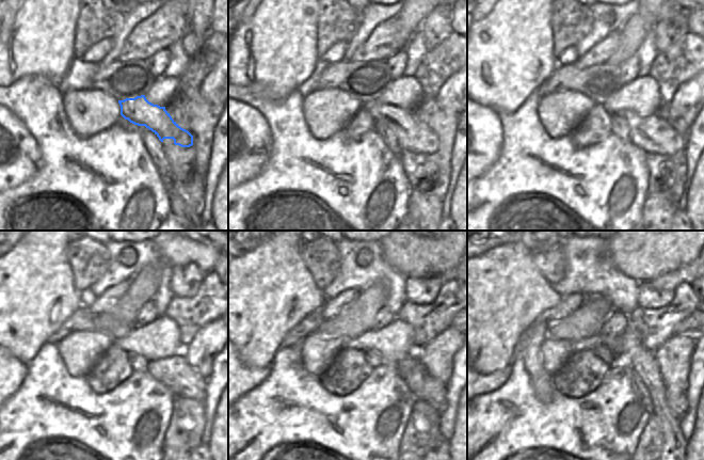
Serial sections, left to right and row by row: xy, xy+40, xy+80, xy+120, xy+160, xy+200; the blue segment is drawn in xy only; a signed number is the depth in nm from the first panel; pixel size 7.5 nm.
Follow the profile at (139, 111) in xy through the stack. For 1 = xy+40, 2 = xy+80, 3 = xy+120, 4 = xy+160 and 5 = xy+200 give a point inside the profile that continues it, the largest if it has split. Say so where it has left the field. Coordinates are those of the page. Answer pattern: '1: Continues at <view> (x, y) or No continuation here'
1: Continues at xy+40 (413, 136)
2: Continues at xy+80 (654, 135)
3: Continues at xy+120 (175, 371)
4: Continues at xy+160 (434, 392)
5: Continues at xy+200 (677, 401).

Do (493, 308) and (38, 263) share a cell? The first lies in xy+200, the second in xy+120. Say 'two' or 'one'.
one

